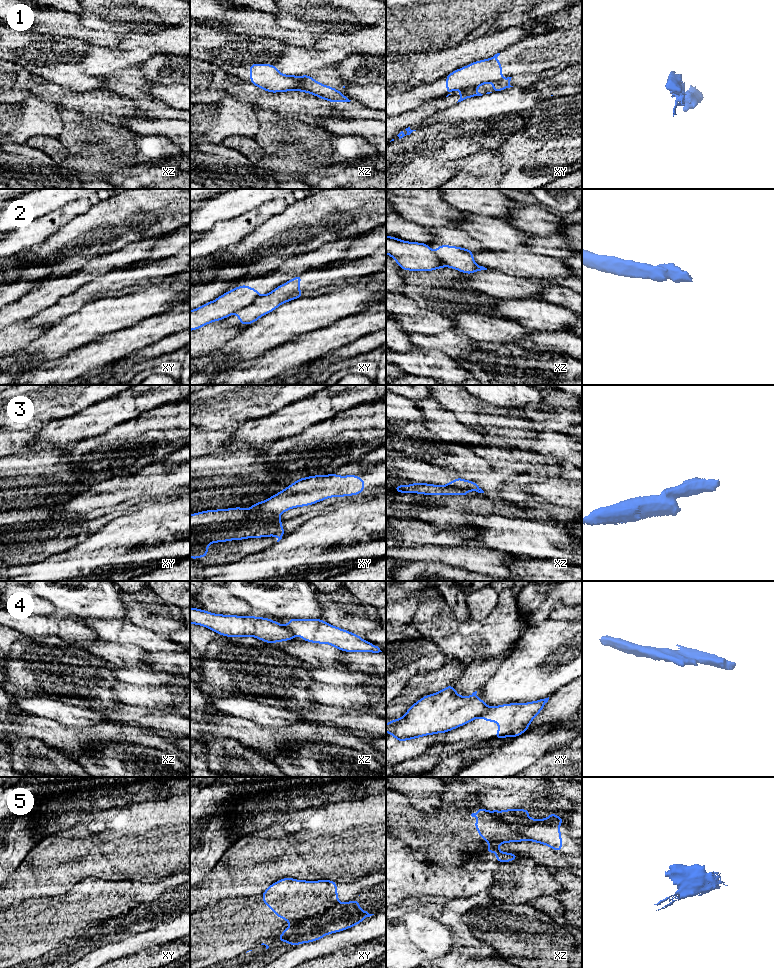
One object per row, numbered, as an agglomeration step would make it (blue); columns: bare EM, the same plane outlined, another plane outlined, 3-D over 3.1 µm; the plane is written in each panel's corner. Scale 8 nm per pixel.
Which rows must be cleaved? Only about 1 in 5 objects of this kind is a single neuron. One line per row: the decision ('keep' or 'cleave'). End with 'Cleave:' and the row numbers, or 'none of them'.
1: cleave
2: cleave
3: cleave
4: cleave
5: cleave
Cleave: 1, 2, 3, 4, 5

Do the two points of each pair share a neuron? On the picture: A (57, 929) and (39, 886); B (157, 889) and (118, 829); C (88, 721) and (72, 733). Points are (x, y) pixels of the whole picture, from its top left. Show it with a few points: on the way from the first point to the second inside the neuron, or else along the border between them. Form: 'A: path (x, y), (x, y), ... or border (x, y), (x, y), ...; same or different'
A: border (66, 892), (60, 895), (28, 897), (20, 902); different
B: border (174, 873), (158, 879), (140, 881); different
C: border (57, 721), (70, 727), (92, 727), (103, 723); different

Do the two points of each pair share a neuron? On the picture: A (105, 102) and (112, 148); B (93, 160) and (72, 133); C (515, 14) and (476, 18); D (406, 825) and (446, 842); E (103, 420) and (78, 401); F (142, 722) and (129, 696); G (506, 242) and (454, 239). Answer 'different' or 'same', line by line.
A: different
B: same
C: different
D: same
E: different
F: different
G: different

